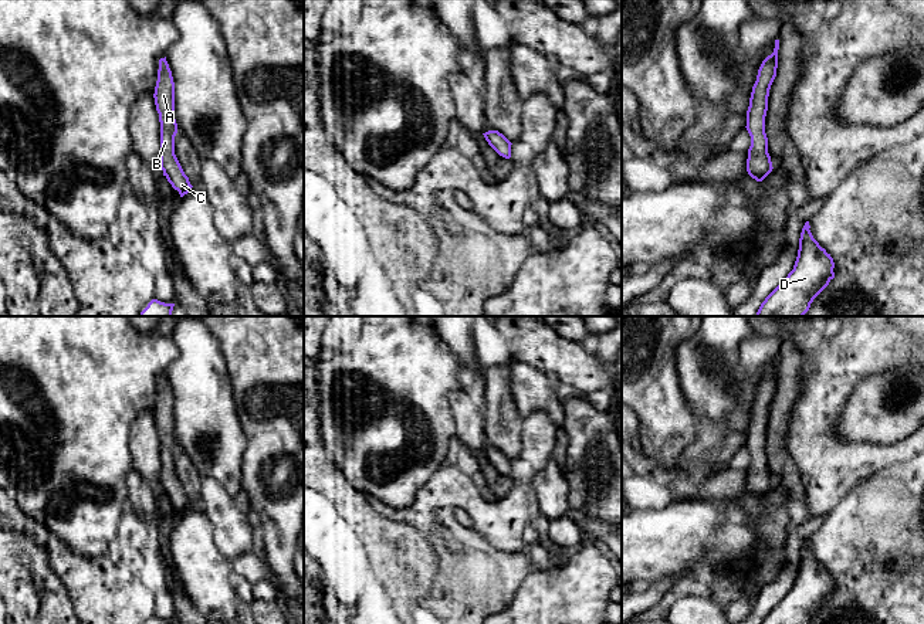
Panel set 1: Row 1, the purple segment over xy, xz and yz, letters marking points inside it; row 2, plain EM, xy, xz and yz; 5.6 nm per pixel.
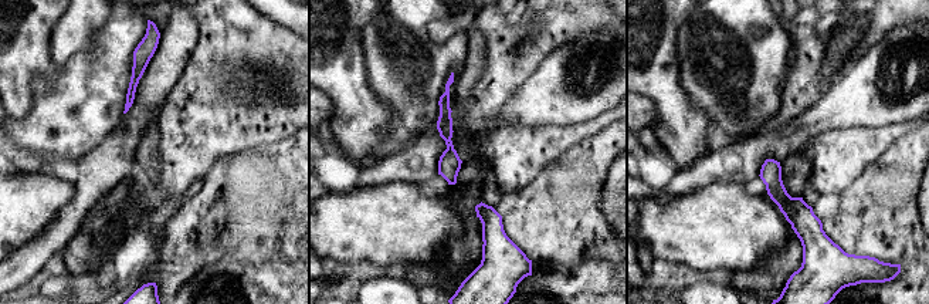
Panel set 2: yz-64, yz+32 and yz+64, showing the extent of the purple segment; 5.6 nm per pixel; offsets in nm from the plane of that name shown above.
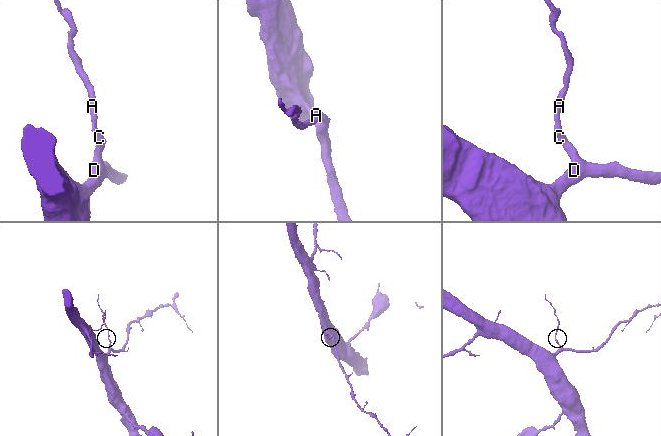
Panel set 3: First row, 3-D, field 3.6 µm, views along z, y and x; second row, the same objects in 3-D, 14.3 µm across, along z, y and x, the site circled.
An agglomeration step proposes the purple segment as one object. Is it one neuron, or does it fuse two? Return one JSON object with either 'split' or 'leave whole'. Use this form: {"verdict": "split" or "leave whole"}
{"verdict": "leave whole"}

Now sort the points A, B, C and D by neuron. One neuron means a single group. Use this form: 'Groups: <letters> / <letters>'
Groups: A B C D

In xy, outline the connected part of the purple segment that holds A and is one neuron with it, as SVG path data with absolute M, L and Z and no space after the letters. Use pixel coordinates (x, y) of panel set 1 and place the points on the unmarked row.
M166 374L159 377L153 416L160 440L160 486L172 505L183 515L192 509L193 503L175 472L175 454L177 451L175 437L175 400Z

